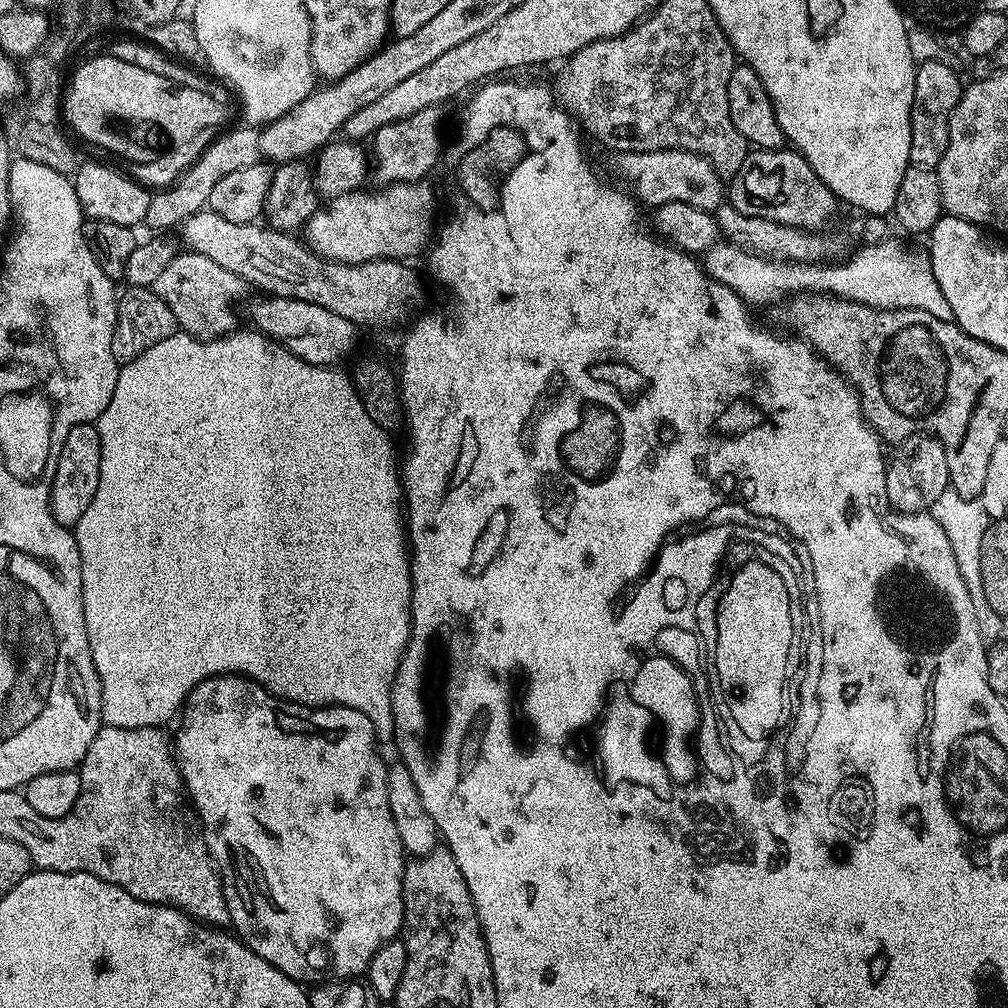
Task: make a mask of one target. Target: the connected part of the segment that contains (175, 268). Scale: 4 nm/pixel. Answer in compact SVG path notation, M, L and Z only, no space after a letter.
M184 250L174 256L151 289L166 306L170 306L179 331L195 340L214 340L217 336L237 331L236 312L232 307L239 302L240 296L250 292L250 285L238 274L222 270L218 262L211 261L204 254Z

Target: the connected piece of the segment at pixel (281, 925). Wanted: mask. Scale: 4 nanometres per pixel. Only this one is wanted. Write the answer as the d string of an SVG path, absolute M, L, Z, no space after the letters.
M225 674L211 676L194 686L179 713L179 720L180 729L176 736L174 732L174 755L180 766L180 777L184 780L187 799L202 825L208 853L220 871L228 918L231 927L236 927L235 935L244 941L246 947L254 950L258 958L270 962L270 966L282 970L282 974L291 980L308 986L315 985L319 980L343 982L363 977L376 951L401 935L404 927L402 878L406 863L406 853L390 814L389 765L384 764L376 749L378 737L370 718L353 708L307 708L304 704L293 704L291 700L282 700L273 692L267 692L261 684L246 676Z

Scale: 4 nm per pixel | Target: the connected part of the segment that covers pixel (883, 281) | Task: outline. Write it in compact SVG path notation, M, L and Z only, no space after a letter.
M718 242L714 246L710 246L702 253L702 263L704 270L710 274L710 278L714 278L718 282L722 282L726 286L730 286L730 290L734 290L738 293L744 301L749 305L755 306L755 304L772 304L775 300L780 300L784 295L787 297L789 294L803 294L806 292L823 292L830 296L841 296L843 300L853 300L859 304L865 304L871 308L877 307L881 310L895 310L898 308L917 308L918 310L926 310L926 314L934 314L934 318L939 320L952 320L952 311L950 310L950 302L946 302L946 294L942 294L942 286L938 286L938 278L934 278L934 270L932 269L932 263L928 261L927 255L921 254L920 256L916 252L908 253L903 252L896 244L888 244L889 242L876 242L871 246L864 246L868 248L860 248L852 257L849 258L845 264L836 264L840 262L785 262L782 260L773 260L766 256L759 256L757 252L747 252L745 248L740 248L737 244L729 244L727 242Z

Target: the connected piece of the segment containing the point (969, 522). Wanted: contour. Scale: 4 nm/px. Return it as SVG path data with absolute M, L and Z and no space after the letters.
M948 487L938 498L934 498L930 504L930 514L946 530L946 538L950 538L950 547L955 550L958 558L958 570L962 570L962 578L970 592L970 598L974 600L974 610L978 618L978 630L984 636L985 641L996 642L1003 630L1005 621L986 602L986 593L982 590L982 534L986 534L990 523L986 510L982 510L982 502L979 498L969 498L958 494Z

